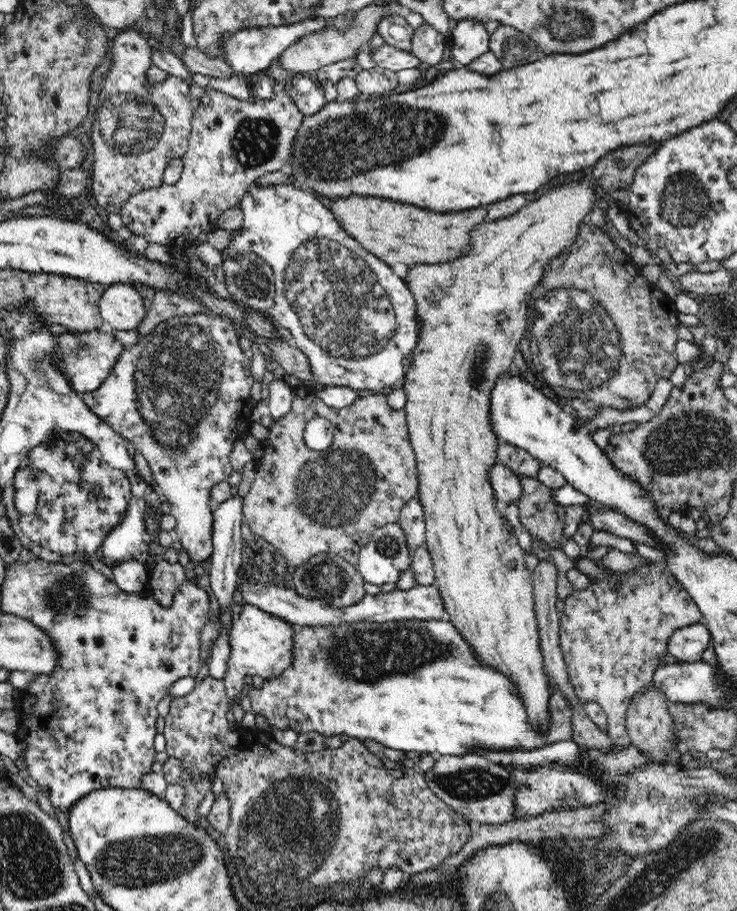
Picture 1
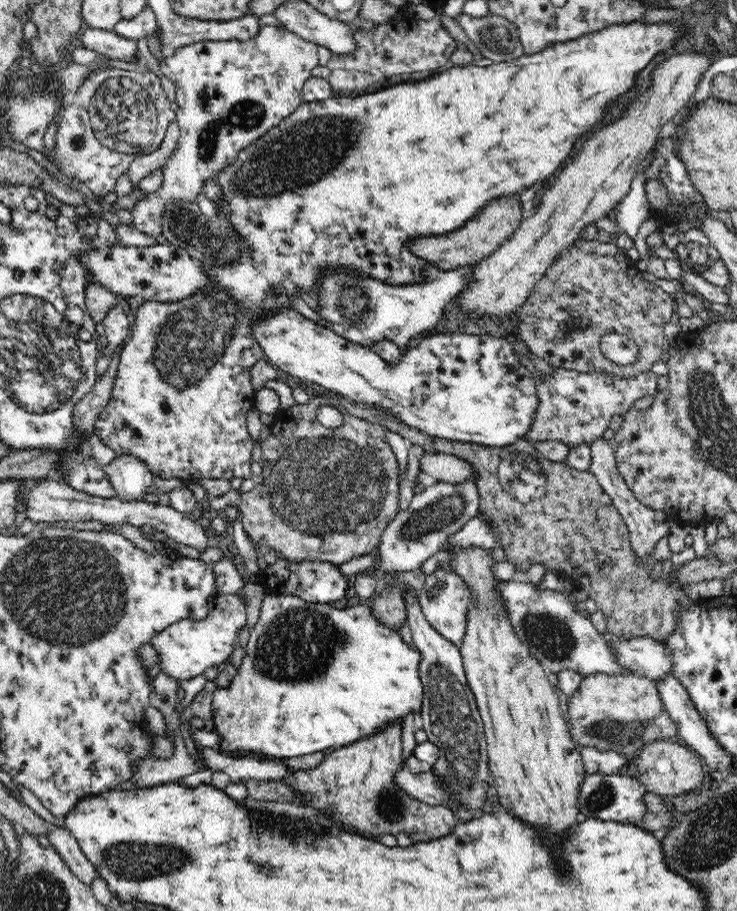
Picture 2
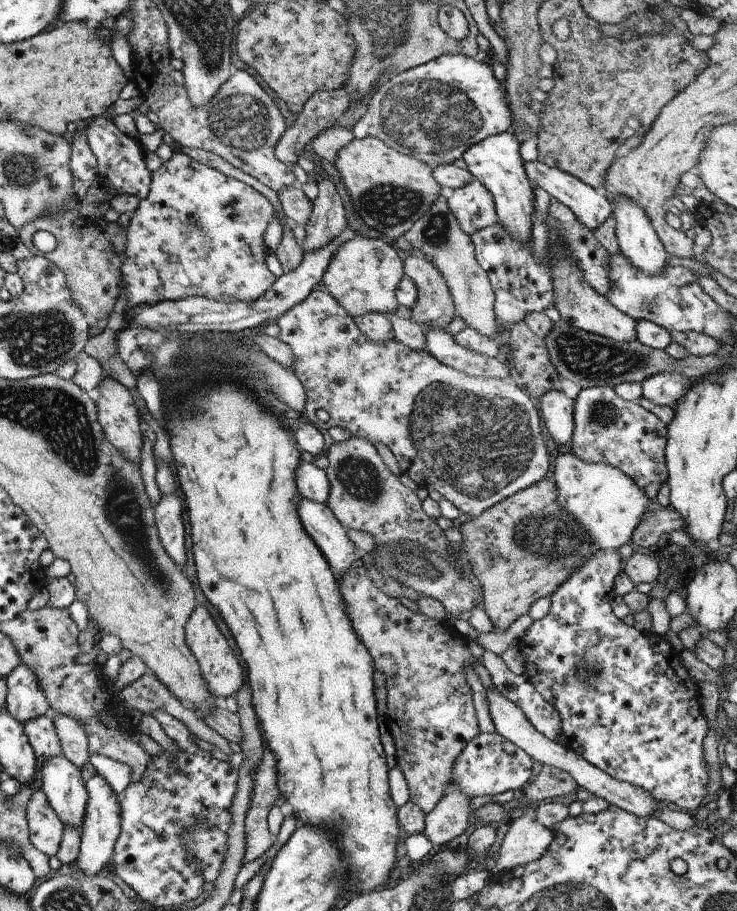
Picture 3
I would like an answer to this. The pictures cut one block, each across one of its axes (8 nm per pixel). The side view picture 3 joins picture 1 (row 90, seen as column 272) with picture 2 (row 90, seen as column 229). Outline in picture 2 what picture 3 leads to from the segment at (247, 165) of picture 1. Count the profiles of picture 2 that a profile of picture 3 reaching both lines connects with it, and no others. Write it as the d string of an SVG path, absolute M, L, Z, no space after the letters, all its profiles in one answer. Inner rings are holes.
M272 25L264 26L252 42L204 40L170 50L160 62L159 70L173 80L177 88L175 101L179 108L176 111L176 122L180 125L180 136L176 148L165 160L162 170L164 180L158 190L144 193L142 199L128 210L132 215L132 226L139 232L158 237L163 235L163 219L170 205L181 201L198 205L208 180L216 181L216 176L226 166L236 162L244 148L252 146L303 103L301 92L304 83L311 77L316 66L317 45L287 28Z

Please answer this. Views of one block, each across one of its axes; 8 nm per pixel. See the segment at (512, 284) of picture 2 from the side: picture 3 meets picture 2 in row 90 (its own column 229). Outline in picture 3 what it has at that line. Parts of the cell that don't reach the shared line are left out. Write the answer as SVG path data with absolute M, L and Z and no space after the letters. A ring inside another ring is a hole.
M197 603L191 611L189 618L184 626L185 642L189 650L196 658L201 676L206 682L208 691L213 697L229 696L243 684L243 670L233 654L233 650L229 648L225 636L219 632L219 628L215 626L213 618L209 616L209 612Z

